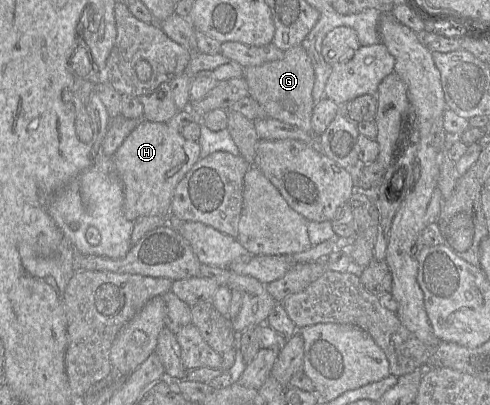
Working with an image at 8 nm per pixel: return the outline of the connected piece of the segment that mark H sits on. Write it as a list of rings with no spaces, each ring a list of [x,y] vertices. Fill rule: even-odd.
[[[140,119],[140,123],[111,156],[123,184],[124,216],[130,221],[135,221],[142,216],[169,216],[175,187],[200,159],[200,152],[201,148],[198,141],[185,139],[179,131],[170,128],[165,122],[151,122]]]

